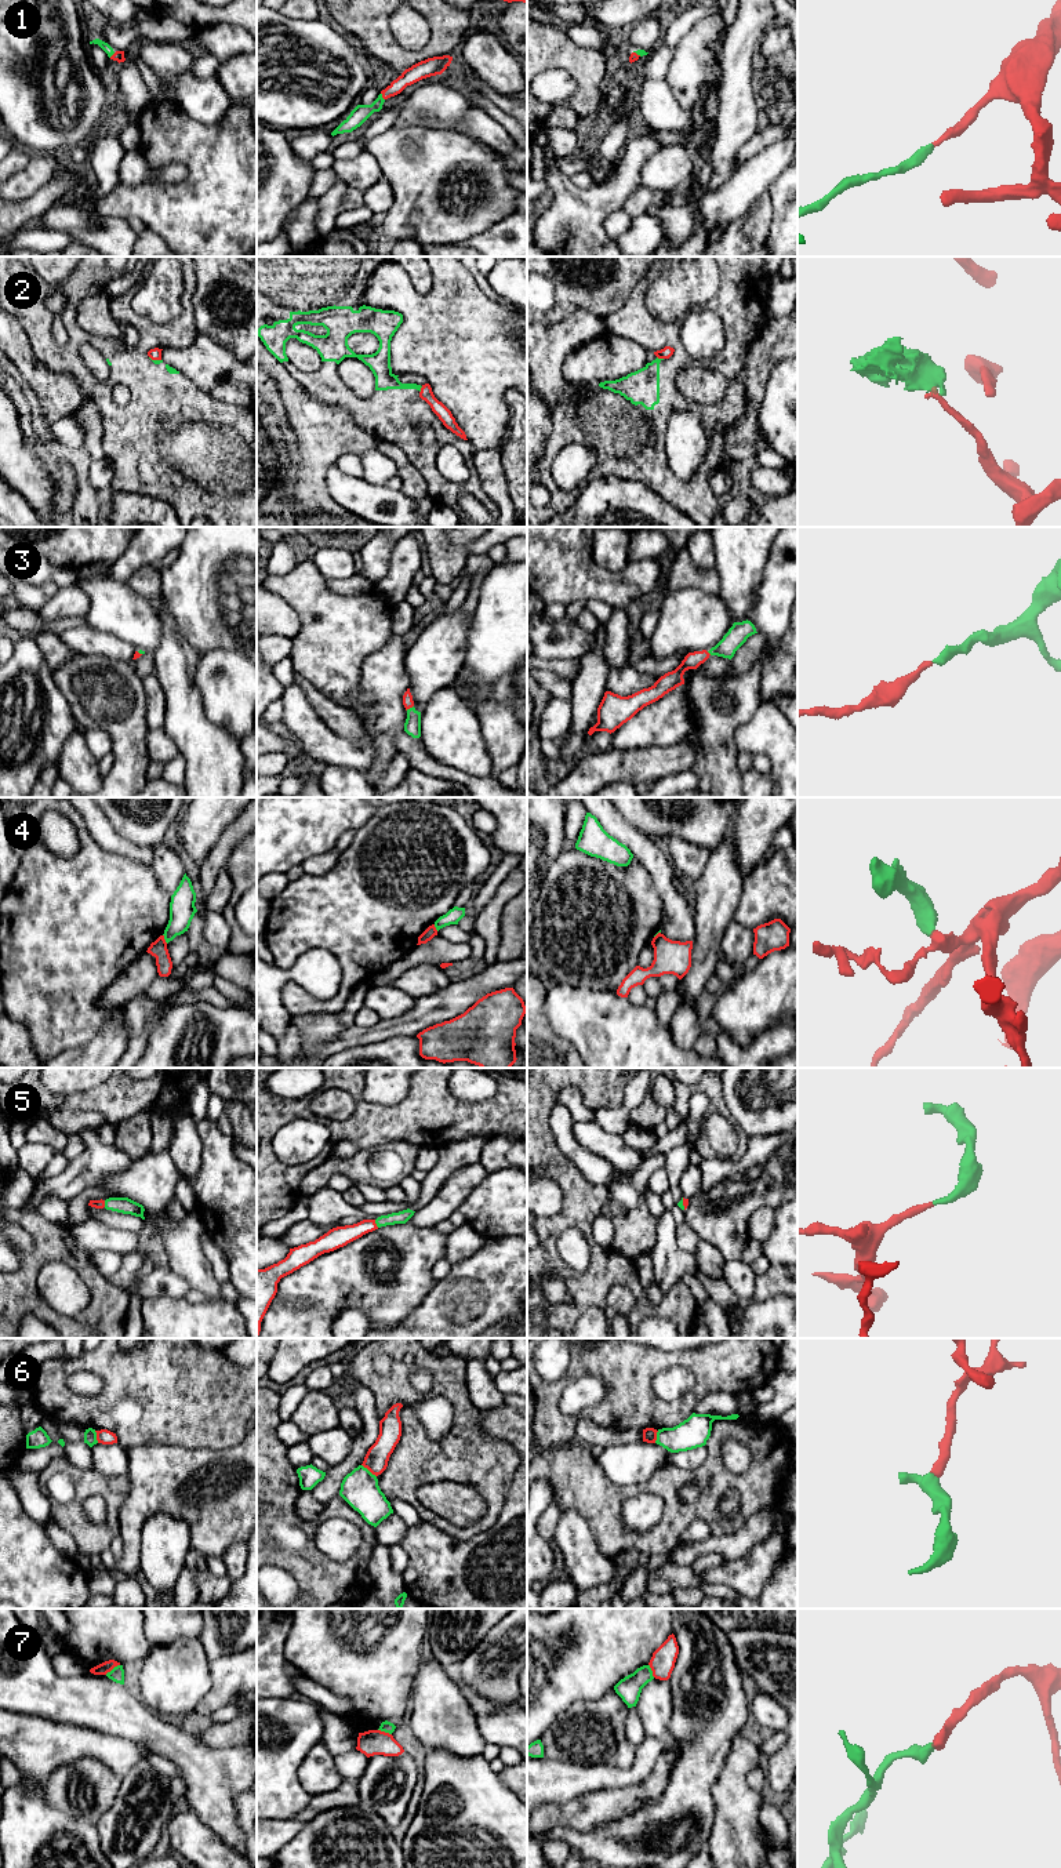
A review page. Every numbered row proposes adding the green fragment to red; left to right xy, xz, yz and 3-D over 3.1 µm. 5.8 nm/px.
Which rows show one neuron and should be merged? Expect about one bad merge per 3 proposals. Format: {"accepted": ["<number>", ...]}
{"accepted": ["1", "3", "5"]}

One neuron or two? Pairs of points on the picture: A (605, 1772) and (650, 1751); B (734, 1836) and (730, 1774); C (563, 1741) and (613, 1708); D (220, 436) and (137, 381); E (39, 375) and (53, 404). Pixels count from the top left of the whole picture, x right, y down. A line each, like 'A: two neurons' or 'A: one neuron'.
A: one neuron
B: one neuron
C: one neuron
D: one neuron
E: one neuron

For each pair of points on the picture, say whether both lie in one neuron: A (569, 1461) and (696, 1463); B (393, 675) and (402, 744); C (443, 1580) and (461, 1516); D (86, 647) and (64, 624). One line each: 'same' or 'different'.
A: different
B: same
C: different
D: different

